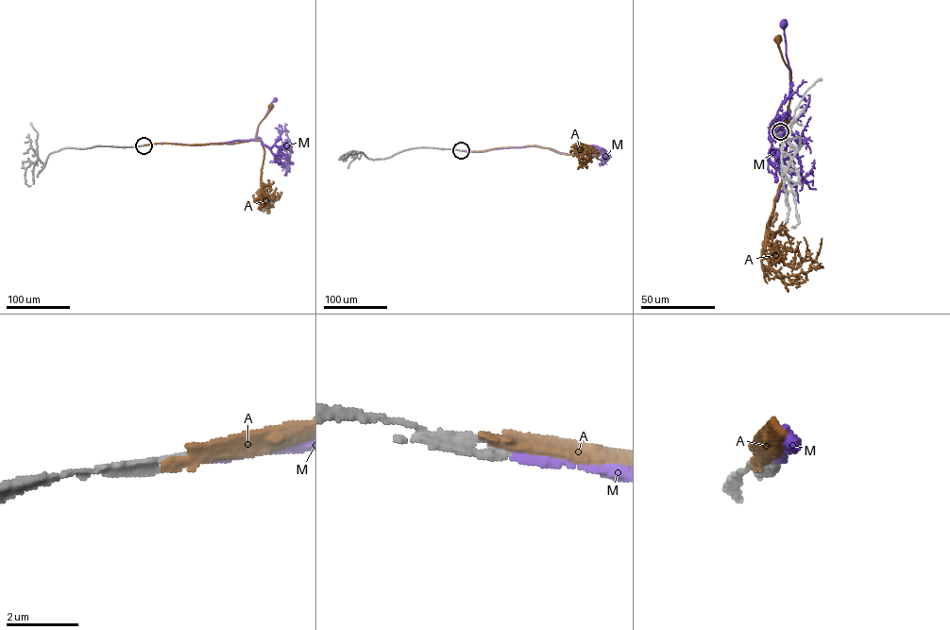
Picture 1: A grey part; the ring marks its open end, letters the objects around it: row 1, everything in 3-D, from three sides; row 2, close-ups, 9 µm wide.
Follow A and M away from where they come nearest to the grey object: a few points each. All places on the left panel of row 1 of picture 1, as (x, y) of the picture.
A: (144, 145), (258, 140), (259, 124), (271, 106)
M: (144, 145), (204, 144), (254, 139), (259, 124), (275, 99)

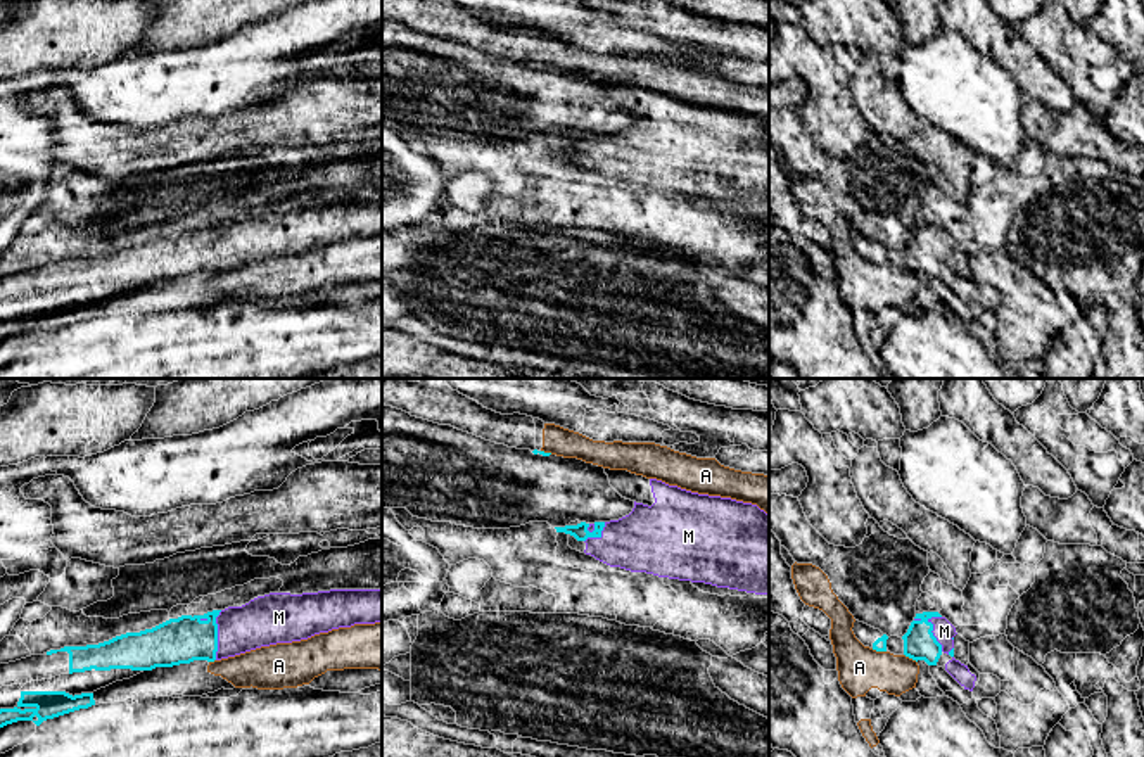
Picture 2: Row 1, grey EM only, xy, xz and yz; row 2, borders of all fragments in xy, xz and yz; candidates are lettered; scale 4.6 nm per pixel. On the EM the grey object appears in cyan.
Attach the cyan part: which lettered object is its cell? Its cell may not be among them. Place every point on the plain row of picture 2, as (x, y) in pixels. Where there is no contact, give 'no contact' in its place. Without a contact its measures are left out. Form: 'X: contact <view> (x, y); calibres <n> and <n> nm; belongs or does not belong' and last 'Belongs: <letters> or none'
A: contact yz (878, 263); calibres 60 and 220 nm; does not belong
M: contact xy (216, 248); calibres 220 and 220 nm; belongs
Belongs: M

